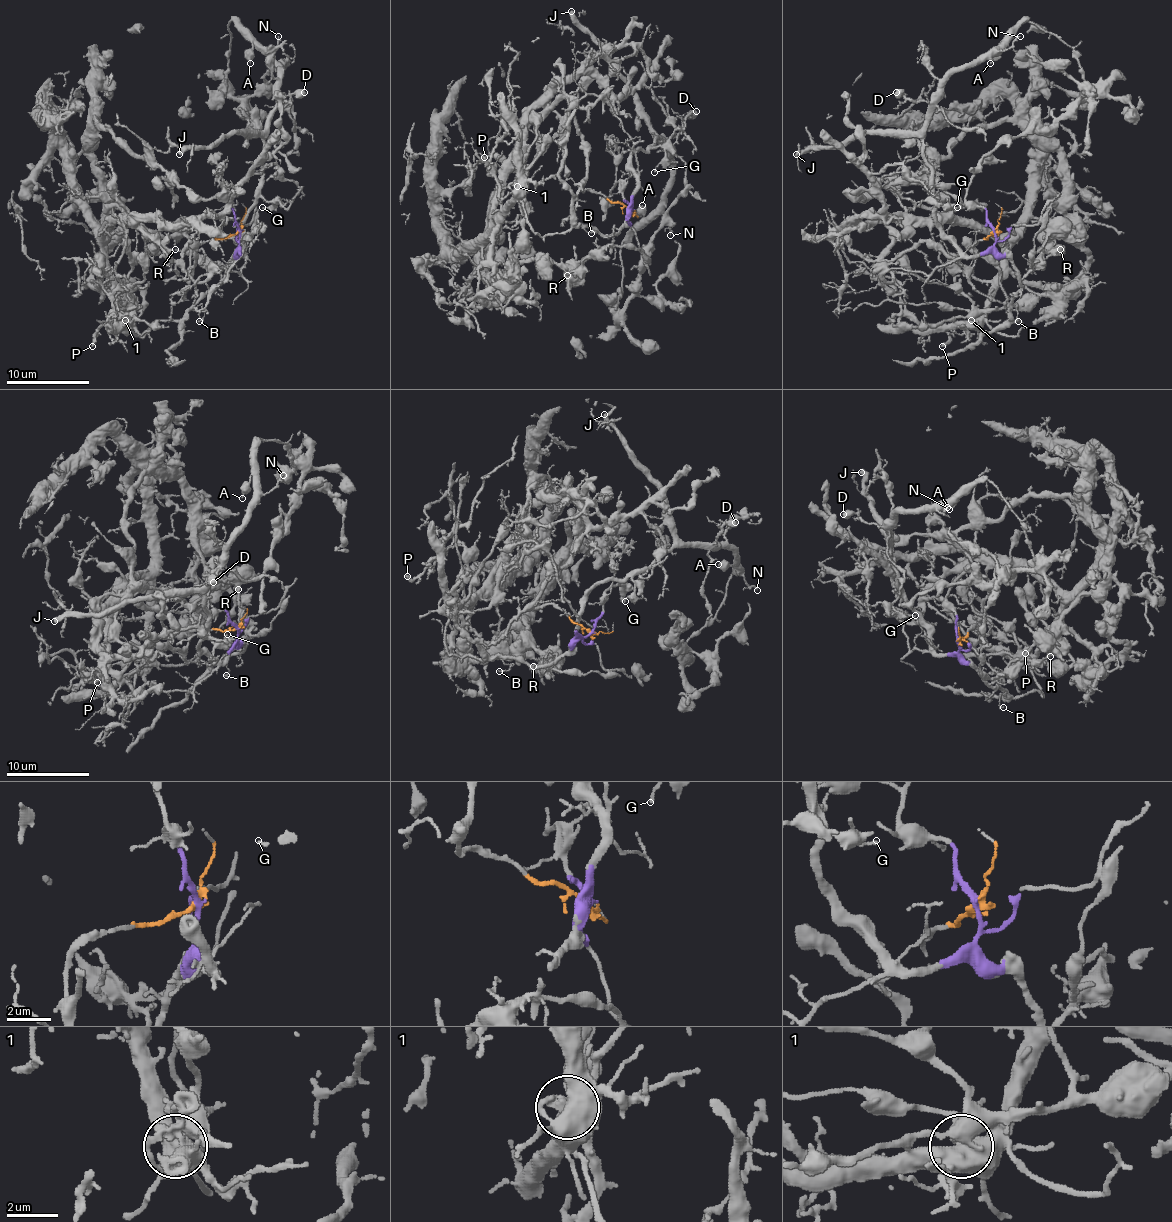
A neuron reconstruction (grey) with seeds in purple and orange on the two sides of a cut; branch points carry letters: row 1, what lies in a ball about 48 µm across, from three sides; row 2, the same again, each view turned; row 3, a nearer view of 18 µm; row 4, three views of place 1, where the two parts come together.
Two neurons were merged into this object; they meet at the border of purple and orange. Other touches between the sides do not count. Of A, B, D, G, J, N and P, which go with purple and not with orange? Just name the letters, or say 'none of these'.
A, B, D, G, J, N

